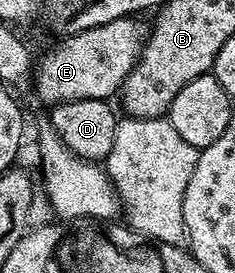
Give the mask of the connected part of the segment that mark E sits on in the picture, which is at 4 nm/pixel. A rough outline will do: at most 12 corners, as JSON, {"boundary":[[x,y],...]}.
{"boundary":[[141,19],[59,39],[37,61],[46,106],[105,100],[144,43]]}

